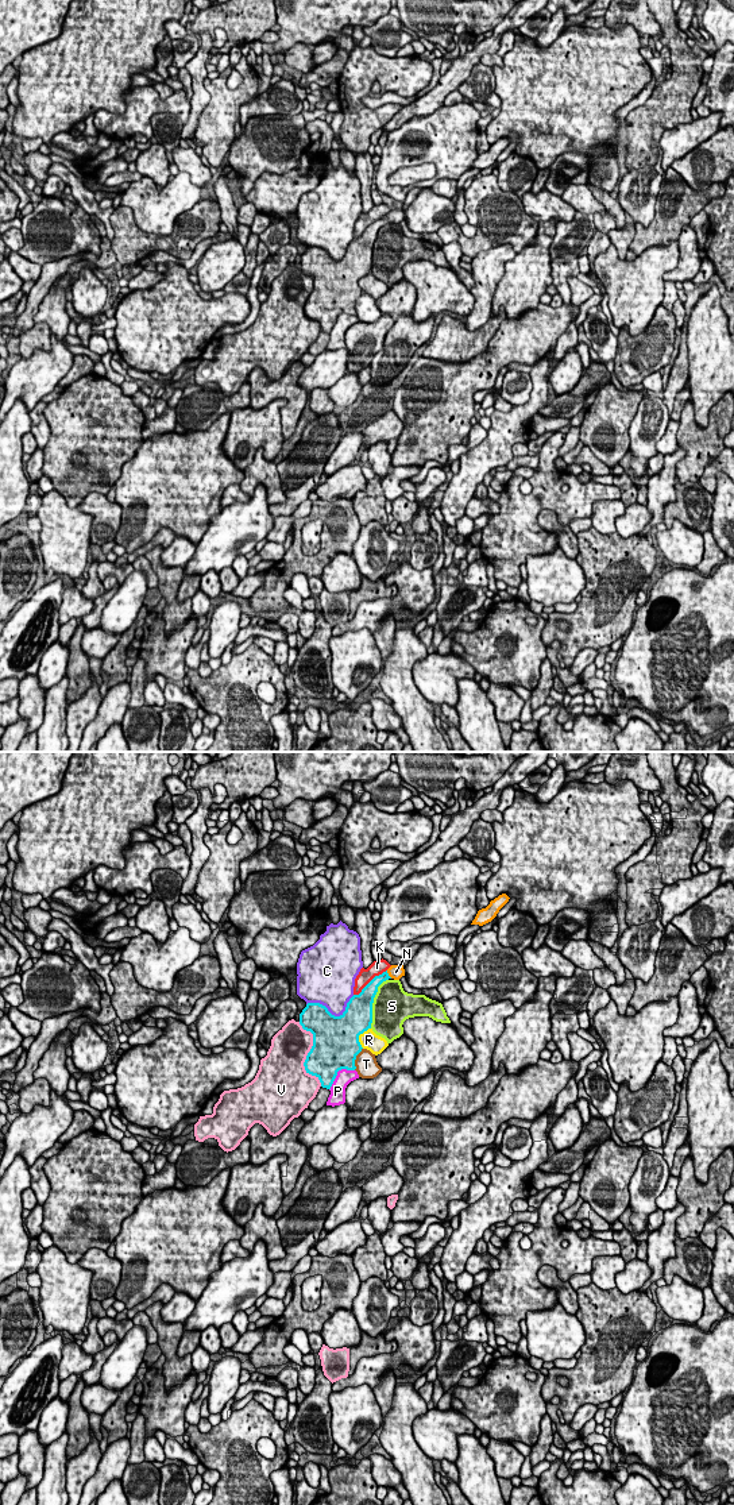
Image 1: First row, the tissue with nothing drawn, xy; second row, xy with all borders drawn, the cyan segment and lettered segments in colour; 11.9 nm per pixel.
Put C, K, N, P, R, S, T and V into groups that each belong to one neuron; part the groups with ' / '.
C / K / N / P / R / S / T / V

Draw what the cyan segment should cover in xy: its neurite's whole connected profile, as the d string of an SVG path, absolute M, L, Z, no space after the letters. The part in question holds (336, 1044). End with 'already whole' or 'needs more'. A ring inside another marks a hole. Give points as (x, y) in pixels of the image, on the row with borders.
M391 965L386 972L375 976L359 995L354 995L347 1003L345 1011L340 1016L332 1015L328 1008L320 1003L308 1003L300 1014L300 1024L304 1030L313 1034L313 1046L304 1062L306 1073L316 1076L322 1088L331 1089L337 1072L341 1069L355 1070L356 1056L362 1051L359 1035L371 1029L372 1003L378 987L389 980L399 980L405 976L403 965Z | needs more

